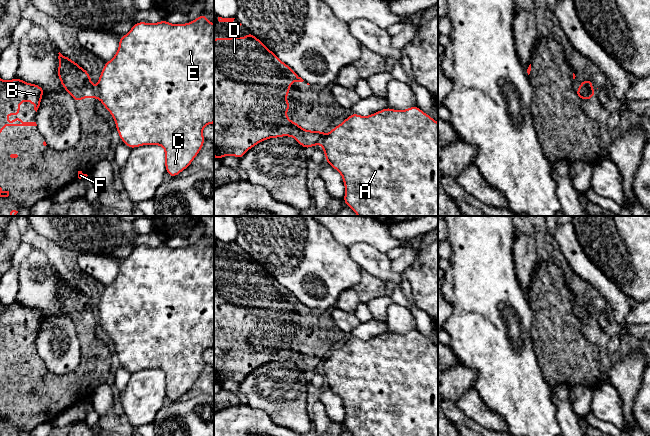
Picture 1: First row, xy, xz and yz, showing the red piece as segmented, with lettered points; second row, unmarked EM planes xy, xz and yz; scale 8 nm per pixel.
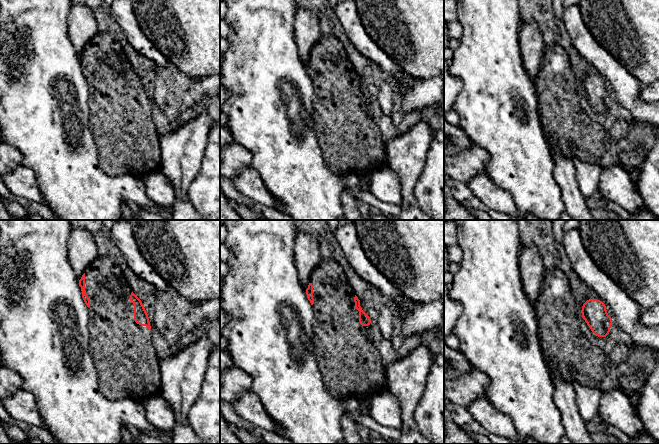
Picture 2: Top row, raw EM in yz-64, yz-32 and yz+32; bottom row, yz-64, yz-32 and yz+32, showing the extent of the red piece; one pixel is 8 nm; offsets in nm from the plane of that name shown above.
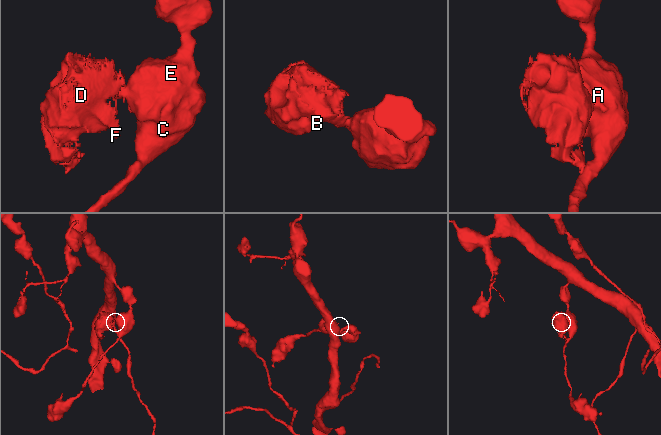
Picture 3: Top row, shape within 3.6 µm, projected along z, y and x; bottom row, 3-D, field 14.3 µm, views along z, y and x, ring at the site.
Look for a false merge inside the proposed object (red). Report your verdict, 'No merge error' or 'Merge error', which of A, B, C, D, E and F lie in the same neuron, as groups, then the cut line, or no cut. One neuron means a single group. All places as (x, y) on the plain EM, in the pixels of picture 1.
Merge error. Groups: A C E / B D F. Split along yz (579, 311), (584, 322)

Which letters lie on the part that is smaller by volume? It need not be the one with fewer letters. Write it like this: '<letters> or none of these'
B, D, F

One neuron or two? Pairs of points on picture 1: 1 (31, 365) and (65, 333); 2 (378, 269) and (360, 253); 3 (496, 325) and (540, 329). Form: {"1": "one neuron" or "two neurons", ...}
{"1": "two neurons", "2": "one neuron", "3": "two neurons"}

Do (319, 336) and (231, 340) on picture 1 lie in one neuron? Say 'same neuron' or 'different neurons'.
same neuron

